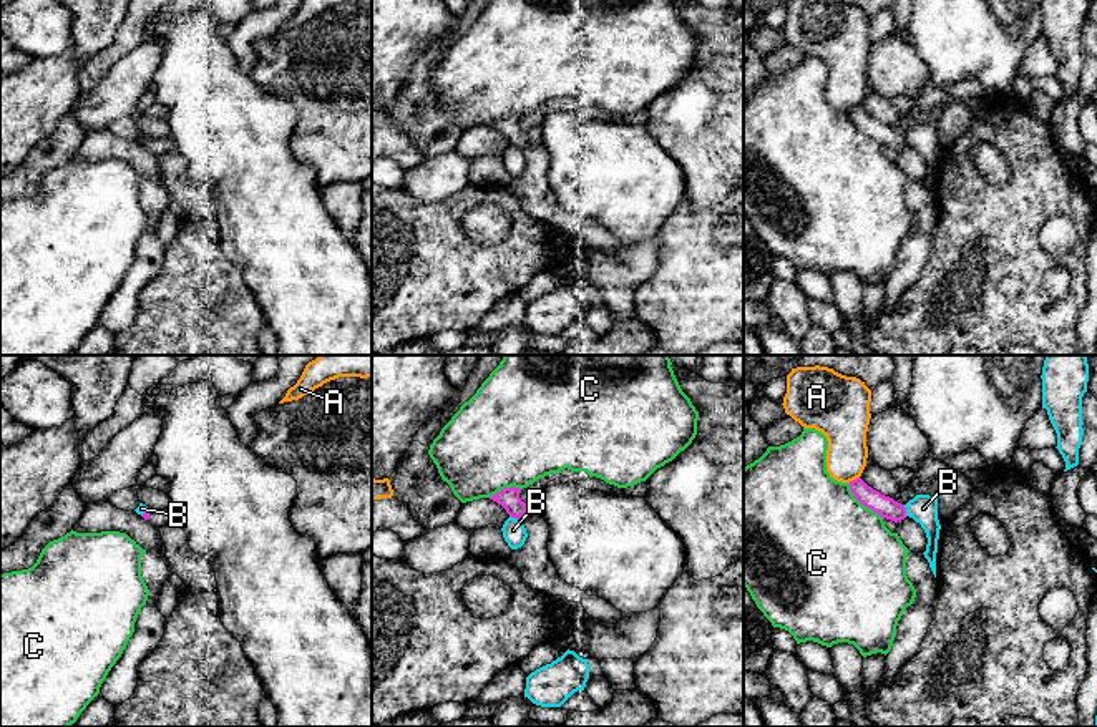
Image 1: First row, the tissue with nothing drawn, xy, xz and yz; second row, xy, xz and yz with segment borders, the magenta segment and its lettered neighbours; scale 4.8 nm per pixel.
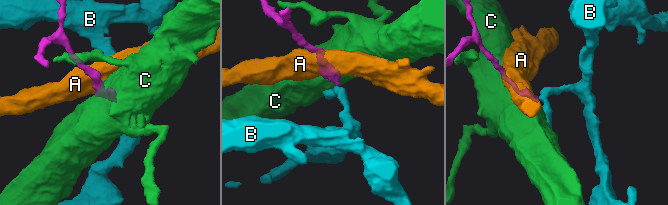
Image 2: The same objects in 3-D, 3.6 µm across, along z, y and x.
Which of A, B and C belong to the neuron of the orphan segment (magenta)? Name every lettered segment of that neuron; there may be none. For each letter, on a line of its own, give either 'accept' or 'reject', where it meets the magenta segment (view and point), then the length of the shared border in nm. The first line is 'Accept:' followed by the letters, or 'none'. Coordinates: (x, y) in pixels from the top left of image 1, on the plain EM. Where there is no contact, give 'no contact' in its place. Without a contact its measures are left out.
Accept: none
A: reject | yz (853, 108) | 60 nm
B: reject | xz (515, 145) | 60 nm
C: reject | yz (863, 133) | 240 nm

